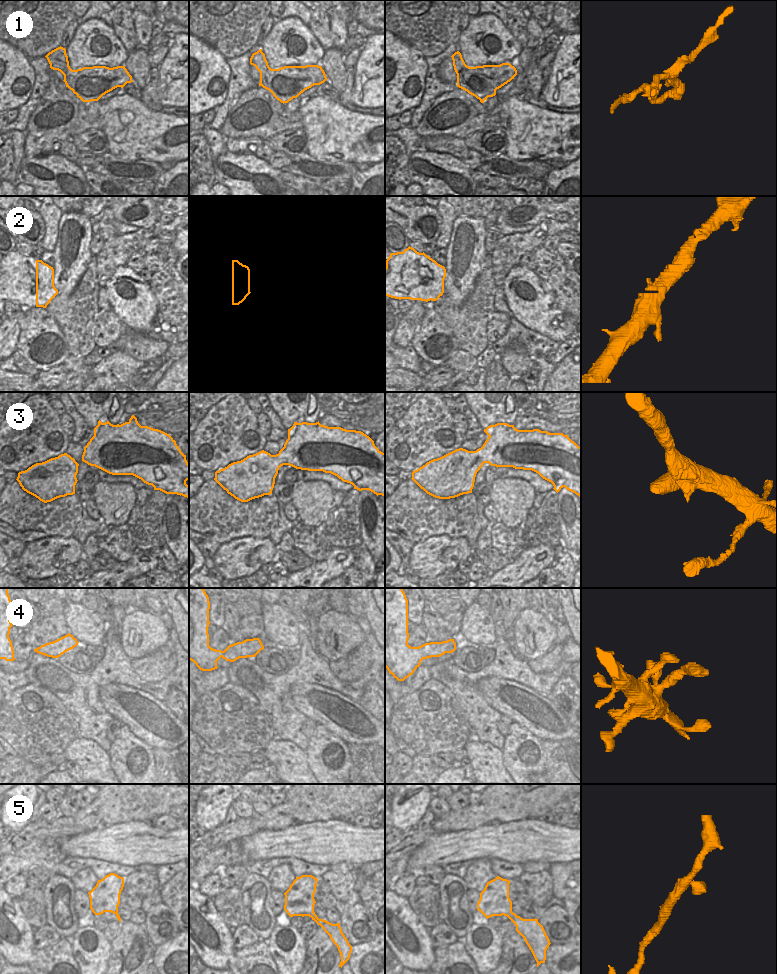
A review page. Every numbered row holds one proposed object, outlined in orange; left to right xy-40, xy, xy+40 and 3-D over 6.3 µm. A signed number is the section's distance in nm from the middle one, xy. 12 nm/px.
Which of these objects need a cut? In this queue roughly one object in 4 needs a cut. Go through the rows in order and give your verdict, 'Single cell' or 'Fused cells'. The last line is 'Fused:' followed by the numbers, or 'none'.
1: Single cell
2: Single cell
3: Single cell
4: Single cell
5: Single cell
Fused: none.

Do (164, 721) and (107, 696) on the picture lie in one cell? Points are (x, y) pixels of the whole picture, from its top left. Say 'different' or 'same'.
same

